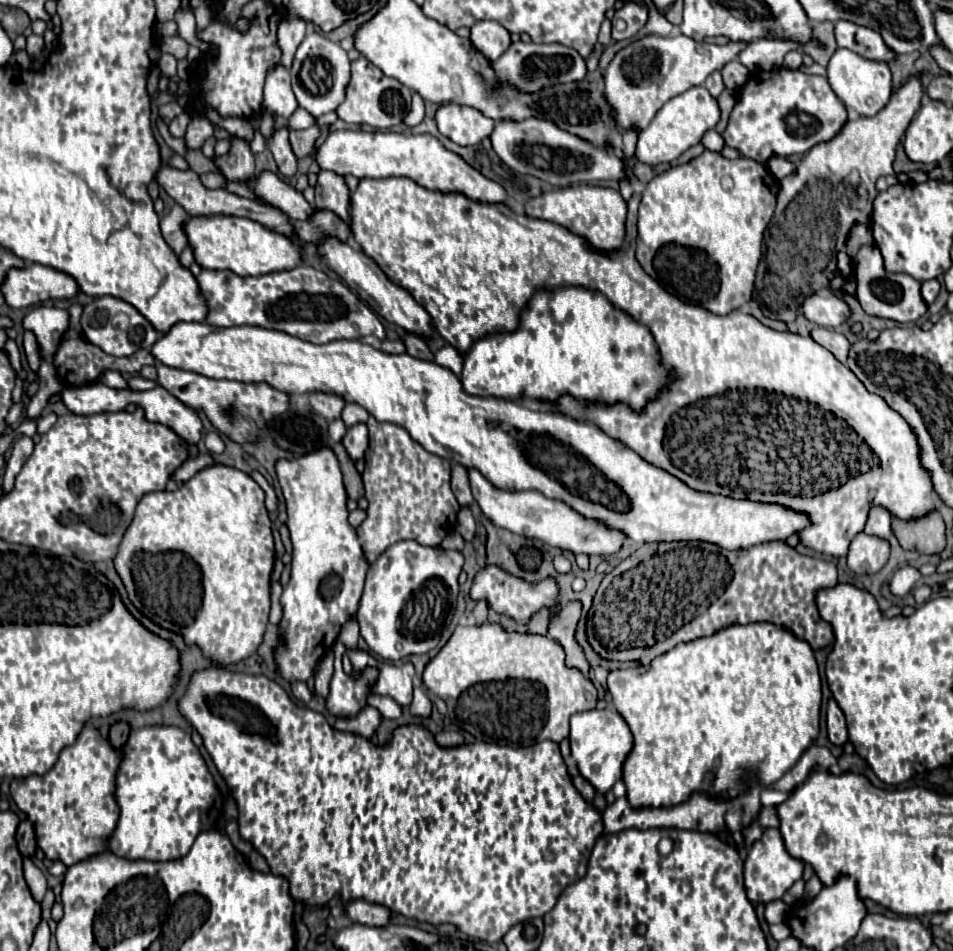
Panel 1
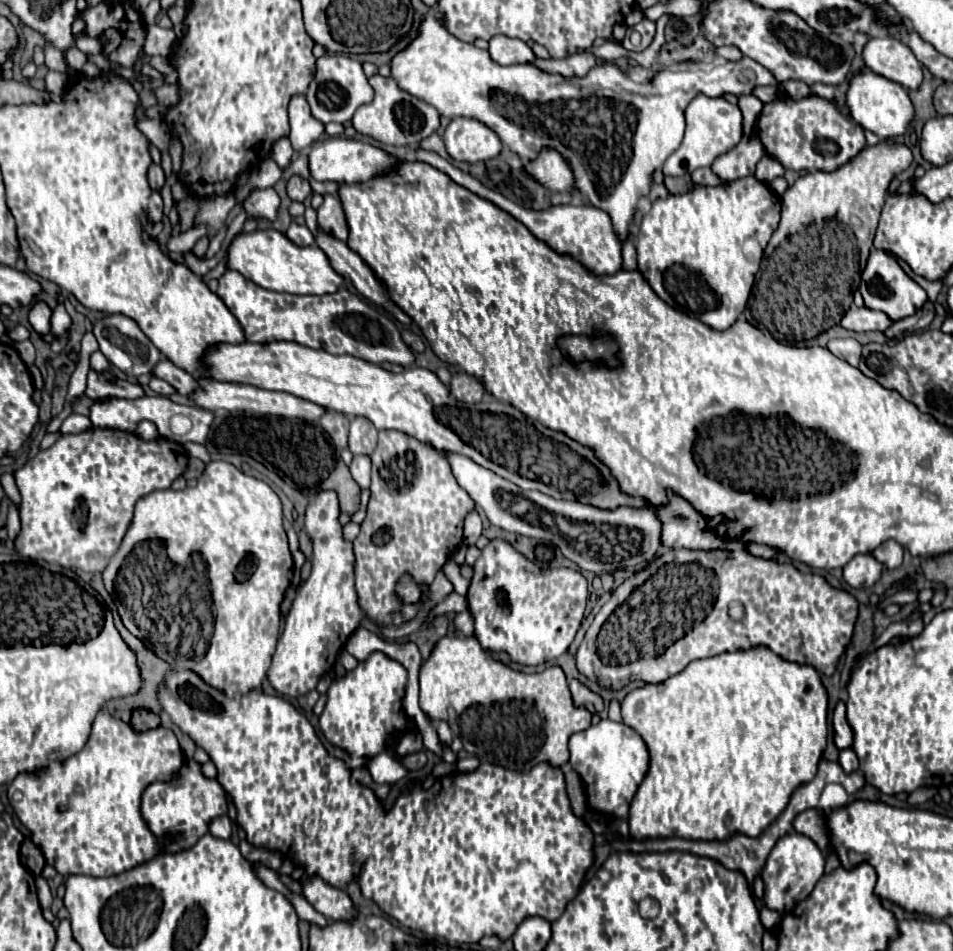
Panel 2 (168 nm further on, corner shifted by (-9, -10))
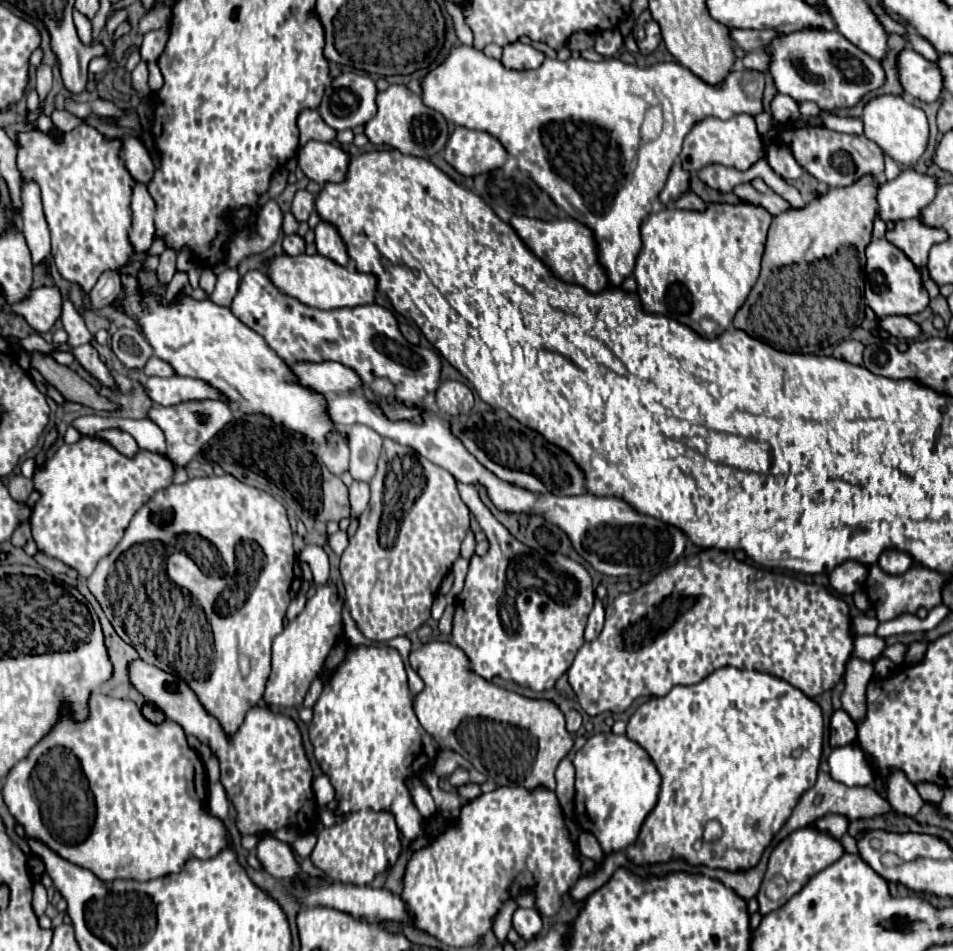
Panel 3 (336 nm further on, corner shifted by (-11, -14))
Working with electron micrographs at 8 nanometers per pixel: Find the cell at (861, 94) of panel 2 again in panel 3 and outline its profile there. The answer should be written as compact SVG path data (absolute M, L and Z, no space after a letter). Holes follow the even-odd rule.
M879 95L865 103L863 107L863 125L865 137L875 141L889 157L901 165L913 165L925 151L929 127L923 109L905 101L901 95Z

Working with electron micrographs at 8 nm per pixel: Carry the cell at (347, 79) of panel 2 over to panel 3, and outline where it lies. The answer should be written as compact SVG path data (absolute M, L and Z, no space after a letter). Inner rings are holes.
M341 73L325 87L319 115L335 131L365 125L375 117L375 81L365 73Z

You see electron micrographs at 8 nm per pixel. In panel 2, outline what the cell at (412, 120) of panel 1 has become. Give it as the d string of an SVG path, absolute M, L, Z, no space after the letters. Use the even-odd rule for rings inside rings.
M417 151L417 159L423 163L433 165L435 169L447 173L455 183L459 183L461 187L477 193L483 199L489 199L491 203L495 203L499 209L507 211L509 215L513 215L517 221L521 221L539 241L547 243L549 247L553 247L553 251L557 251L559 255L569 255L573 259L577 259L587 271L595 273L595 275L613 275L621 269L621 241L617 239L617 235L613 233L613 225L611 219L605 211L589 207L589 205L557 205L557 207L549 207L545 211L533 211L533 209L525 209L509 199L505 199L501 193L495 193L491 189L487 189L485 185L481 185L475 177L471 177L469 173L463 173L461 169L453 167L449 161L441 159L437 153L431 151Z

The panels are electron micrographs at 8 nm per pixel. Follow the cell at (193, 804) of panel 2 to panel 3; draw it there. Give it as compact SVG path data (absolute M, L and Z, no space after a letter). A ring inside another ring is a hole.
M221 783L219 787L209 789L209 811L217 819L225 819L229 813L229 801L225 797L225 789L221 787Z

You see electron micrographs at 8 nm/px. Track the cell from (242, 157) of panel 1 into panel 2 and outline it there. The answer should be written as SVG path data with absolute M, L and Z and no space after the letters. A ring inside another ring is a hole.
M257 189L251 193L243 207L247 211L247 219L275 221L279 209L279 195L275 193L275 189Z

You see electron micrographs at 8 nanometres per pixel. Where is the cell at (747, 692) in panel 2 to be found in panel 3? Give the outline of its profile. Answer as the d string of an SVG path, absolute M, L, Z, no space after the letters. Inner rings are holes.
M721 667L713 673L709 673L705 679L701 679L695 685L677 685L665 697L651 697L649 701L641 703L627 723L627 737L637 741L653 759L653 763L661 775L661 791L659 791L657 805L645 817L645 821L641 825L637 841L625 849L625 855L631 861L635 861L637 865L669 861L671 857L683 857L685 861L689 861L693 865L707 865L707 867L721 867L721 869L735 871L735 867L751 867L751 863L759 863L761 853L771 843L773 835L789 819L789 815L795 809L795 805L799 803L801 795L815 785L817 769L819 769L819 761L821 761L821 753L823 753L823 713L821 713L821 707L815 703L815 699L807 697L803 691L799 691L791 683L787 683L771 673L763 673L763 671L755 671L755 669ZM713 819L717 819L723 825L723 837L717 843L703 843L703 827L707 821L713 821Z

